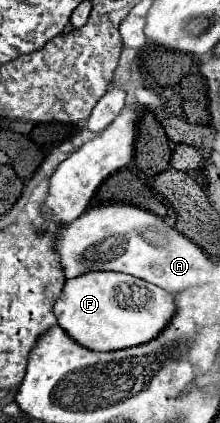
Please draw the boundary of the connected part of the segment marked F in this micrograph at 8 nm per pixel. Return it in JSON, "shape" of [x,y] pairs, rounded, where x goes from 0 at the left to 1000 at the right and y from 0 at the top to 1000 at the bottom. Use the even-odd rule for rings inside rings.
{"shape":[[[423,641],[314,660],[277,702],[250,712],[241,735],[259,768],[368,820],[414,830],[541,830],[623,820],[632,811],[677,811],[705,792],[732,792],[786,754],[805,726],[795,697],[695,669],[568,645]]]}

